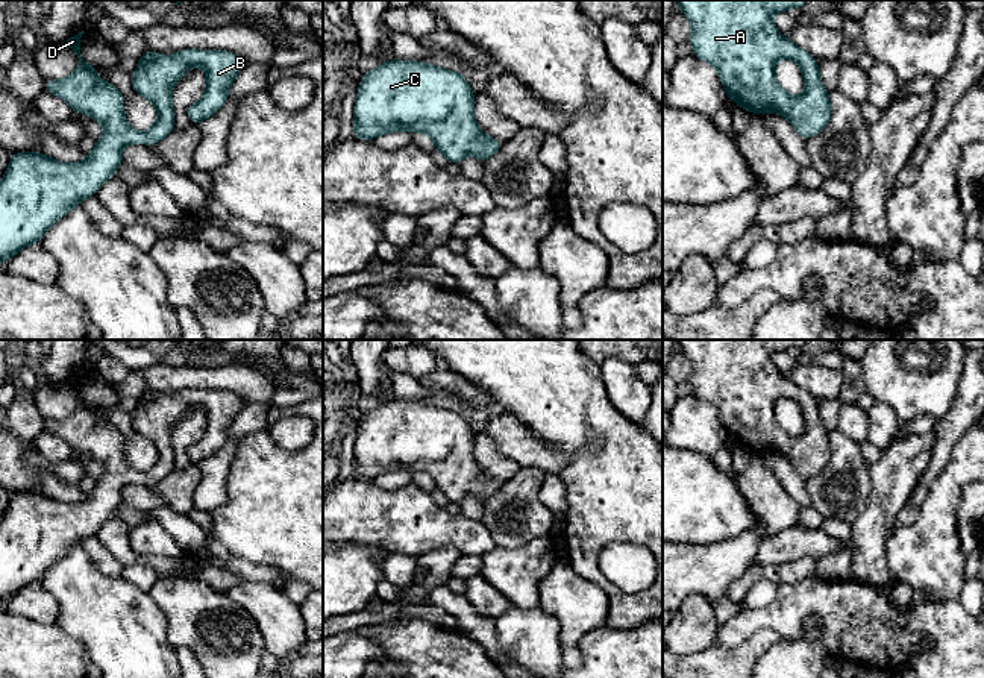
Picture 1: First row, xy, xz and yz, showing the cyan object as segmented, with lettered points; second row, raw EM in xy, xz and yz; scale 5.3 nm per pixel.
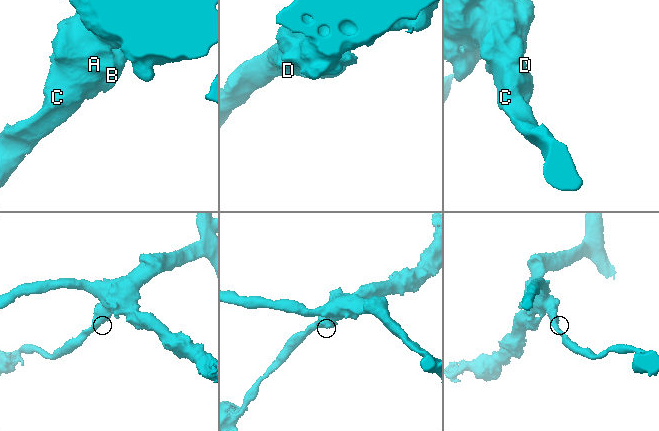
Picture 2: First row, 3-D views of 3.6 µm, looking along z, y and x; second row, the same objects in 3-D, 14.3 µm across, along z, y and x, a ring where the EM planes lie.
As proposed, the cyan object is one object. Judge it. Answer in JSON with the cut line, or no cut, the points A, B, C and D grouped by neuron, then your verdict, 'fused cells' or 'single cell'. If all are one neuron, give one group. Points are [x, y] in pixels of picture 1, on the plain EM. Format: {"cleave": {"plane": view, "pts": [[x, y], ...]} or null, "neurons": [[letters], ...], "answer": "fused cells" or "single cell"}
{"cleave": null, "neurons": [["A", "B", "C", "D"]], "answer": "single cell"}

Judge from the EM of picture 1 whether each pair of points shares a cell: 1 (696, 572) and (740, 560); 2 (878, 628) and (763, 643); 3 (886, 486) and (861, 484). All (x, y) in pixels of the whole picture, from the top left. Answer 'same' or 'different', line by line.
1: same
2: different
3: different

